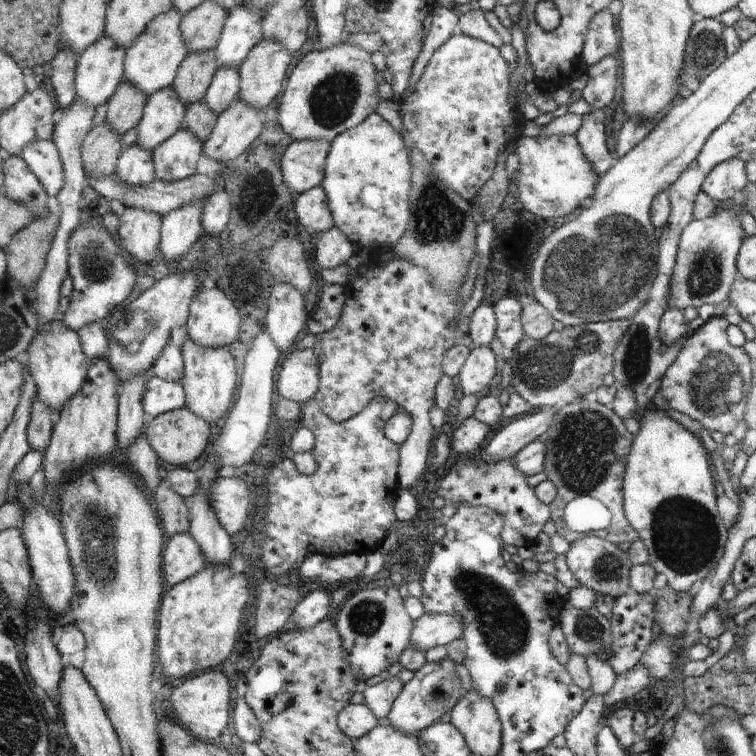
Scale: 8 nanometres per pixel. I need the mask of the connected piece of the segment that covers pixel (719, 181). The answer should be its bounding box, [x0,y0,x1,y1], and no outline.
[700,158,747,204]

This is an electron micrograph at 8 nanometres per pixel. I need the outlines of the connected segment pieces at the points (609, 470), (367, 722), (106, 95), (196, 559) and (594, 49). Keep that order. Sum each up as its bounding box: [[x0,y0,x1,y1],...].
[[542,398,638,544],[338,703,379,739],[75,35,127,108],[164,532,209,586],[579,8,619,67]]

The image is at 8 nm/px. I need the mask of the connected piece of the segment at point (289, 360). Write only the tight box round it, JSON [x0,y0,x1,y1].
[276,348,321,404]

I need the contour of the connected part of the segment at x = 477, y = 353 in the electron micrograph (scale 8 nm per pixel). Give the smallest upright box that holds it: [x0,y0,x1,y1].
[457,346,495,395]

